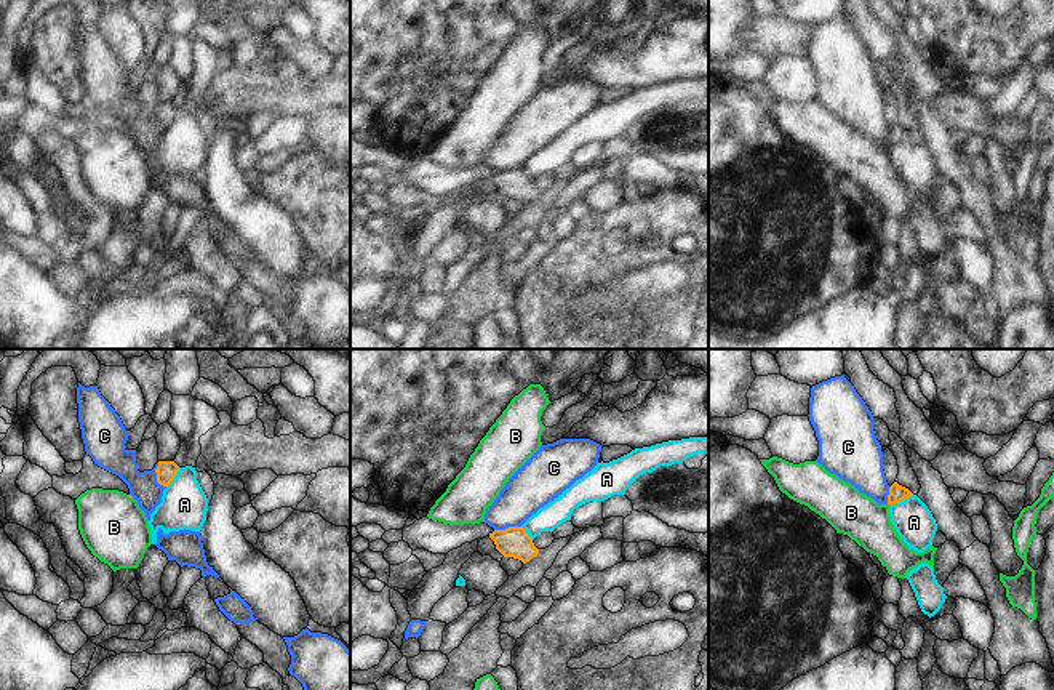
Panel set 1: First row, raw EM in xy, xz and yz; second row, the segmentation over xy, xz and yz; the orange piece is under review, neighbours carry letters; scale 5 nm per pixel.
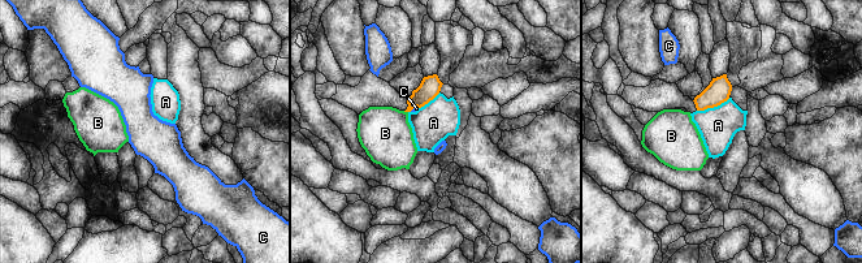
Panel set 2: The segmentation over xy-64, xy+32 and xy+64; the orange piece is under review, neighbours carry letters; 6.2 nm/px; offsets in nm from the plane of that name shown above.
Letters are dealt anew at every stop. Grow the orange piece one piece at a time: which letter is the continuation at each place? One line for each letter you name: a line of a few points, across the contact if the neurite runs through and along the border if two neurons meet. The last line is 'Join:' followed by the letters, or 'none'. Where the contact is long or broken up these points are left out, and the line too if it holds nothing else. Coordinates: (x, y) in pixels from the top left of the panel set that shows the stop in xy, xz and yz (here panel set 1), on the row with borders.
Join: none

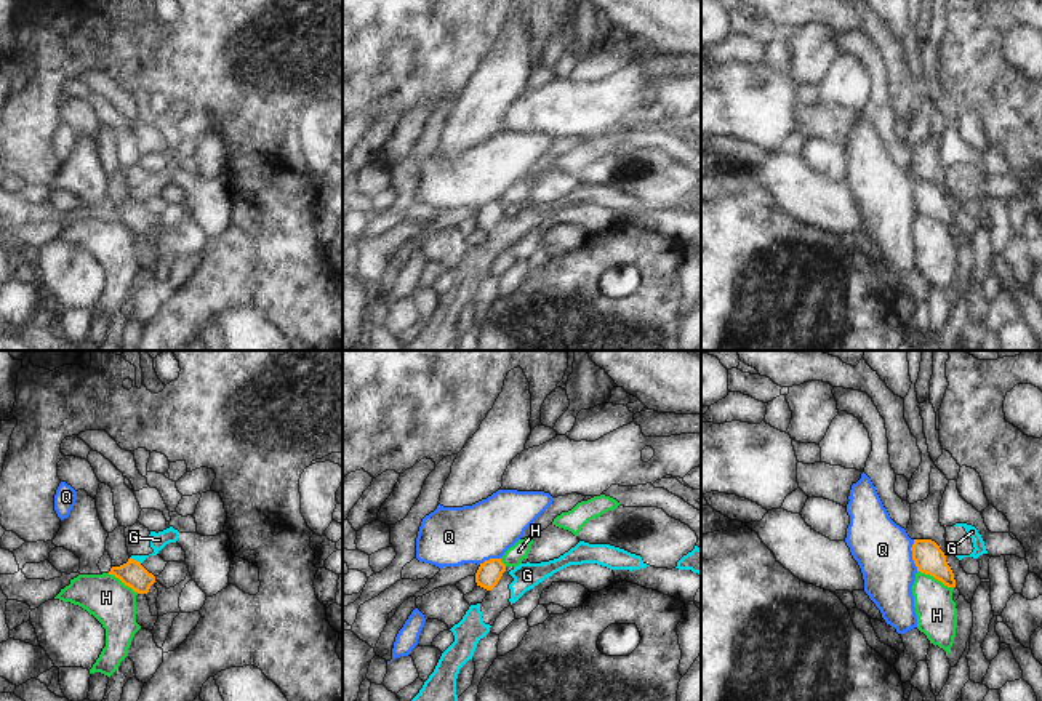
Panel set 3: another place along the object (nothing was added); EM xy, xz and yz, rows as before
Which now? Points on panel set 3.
Join: none

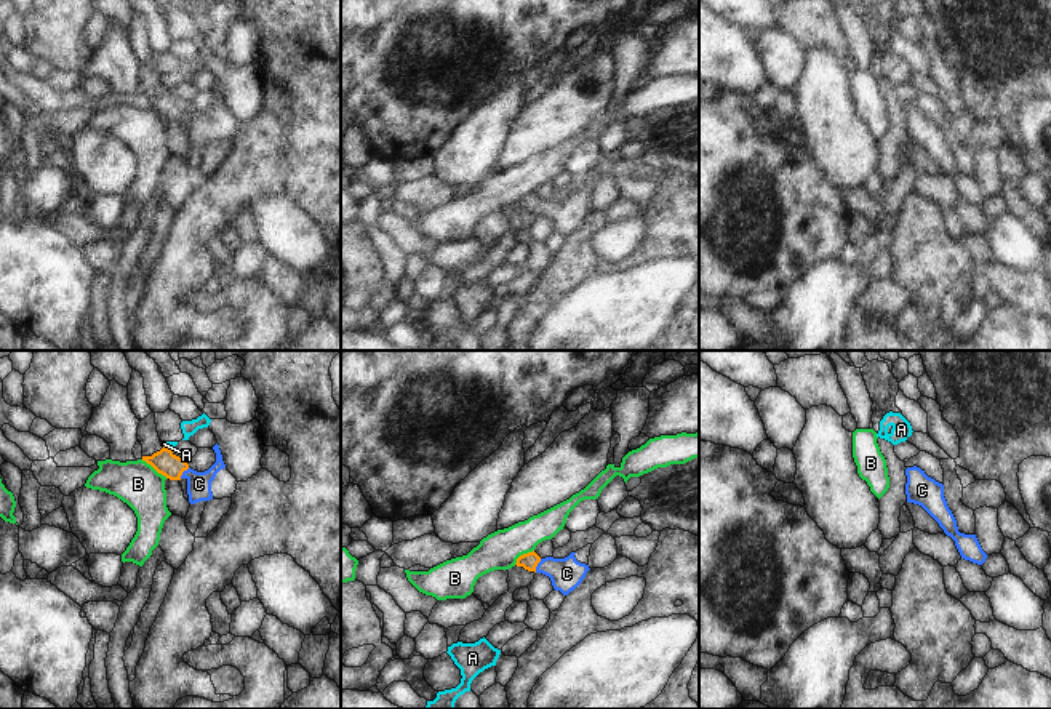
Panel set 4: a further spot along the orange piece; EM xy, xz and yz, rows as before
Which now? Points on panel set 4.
C: line xz (530, 560), (536, 565), (549, 565), (567, 573)
Join: C

